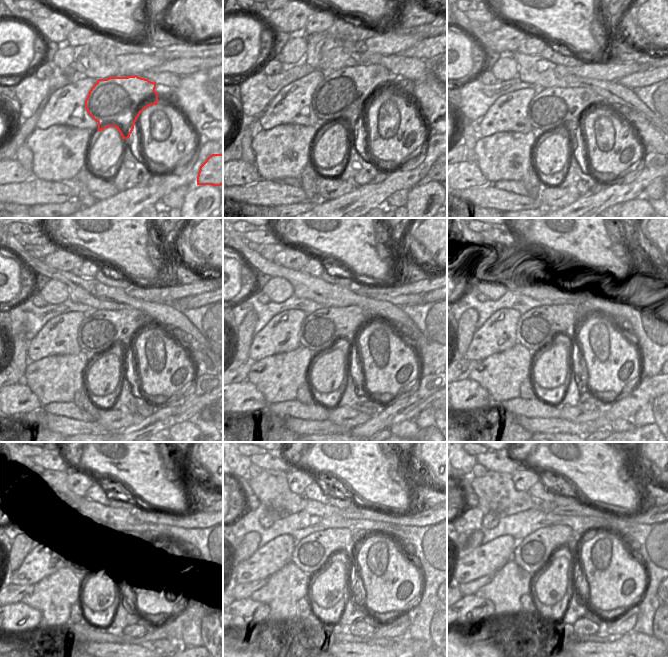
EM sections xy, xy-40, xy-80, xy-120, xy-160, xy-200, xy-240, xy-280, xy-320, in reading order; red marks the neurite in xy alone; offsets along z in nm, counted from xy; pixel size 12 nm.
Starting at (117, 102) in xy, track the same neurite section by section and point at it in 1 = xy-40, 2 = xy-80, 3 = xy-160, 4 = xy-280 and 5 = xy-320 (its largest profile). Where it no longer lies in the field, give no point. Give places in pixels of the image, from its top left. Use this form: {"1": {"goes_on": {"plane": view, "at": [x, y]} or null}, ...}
{"1": {"goes_on": {"plane": "xy-40", "at": [341, 100]}}, "2": {"goes_on": {"plane": "xy-80", "at": [551, 106]}}, "3": {"goes_on": {"plane": "xy-160", "at": [321, 330]}}, "4": {"goes_on": {"plane": "xy-280", "at": [312, 552]}}, "5": {"goes_on": {"plane": "xy-320", "at": [534, 552]}}}

